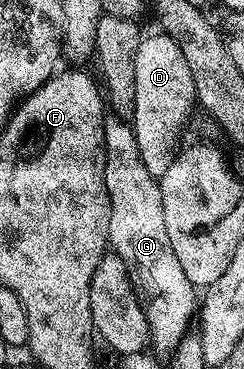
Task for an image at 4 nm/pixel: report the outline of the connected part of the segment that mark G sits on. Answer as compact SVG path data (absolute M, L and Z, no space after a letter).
M109 119L103 125L103 174L111 200L109 245L131 270L134 284L141 294L143 310L151 332L150 344L159 349L178 350L191 316L197 313L197 286L181 271L181 262L173 255L169 231L165 231L165 207L161 207L161 187L142 162L135 130L123 119Z

